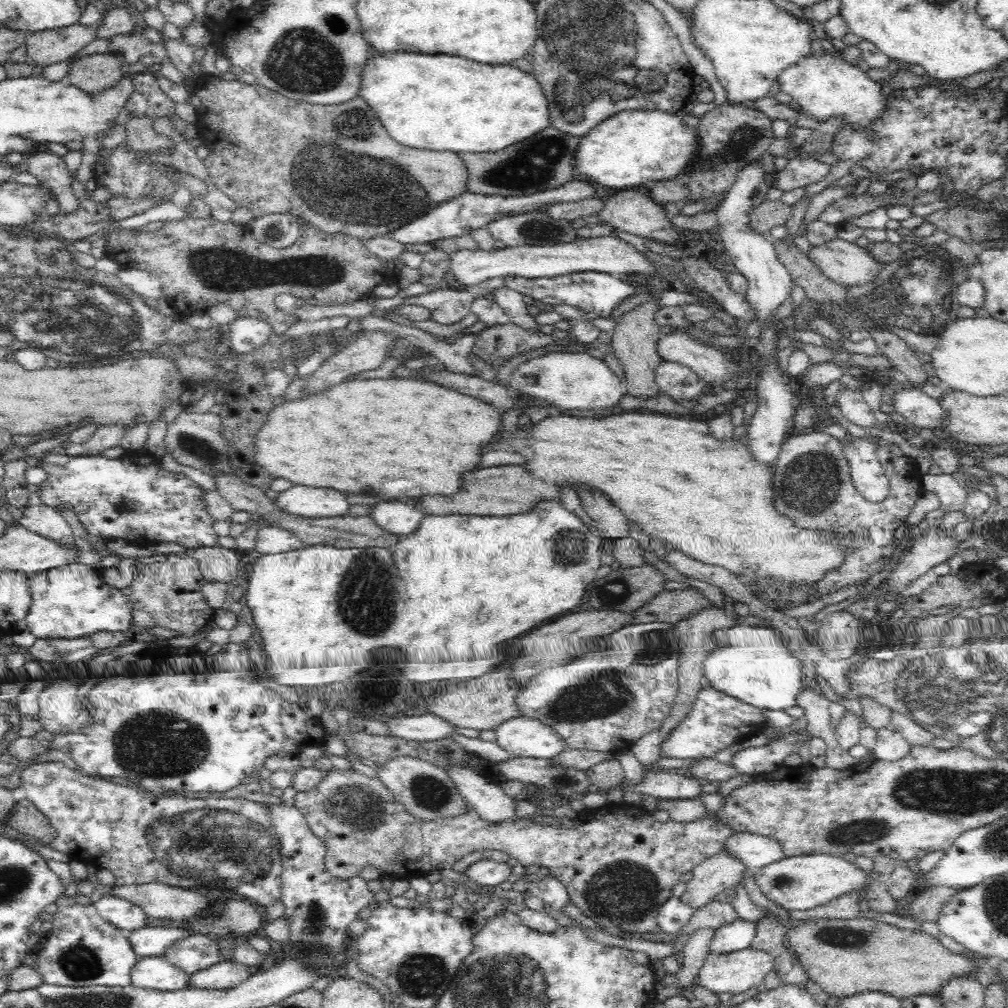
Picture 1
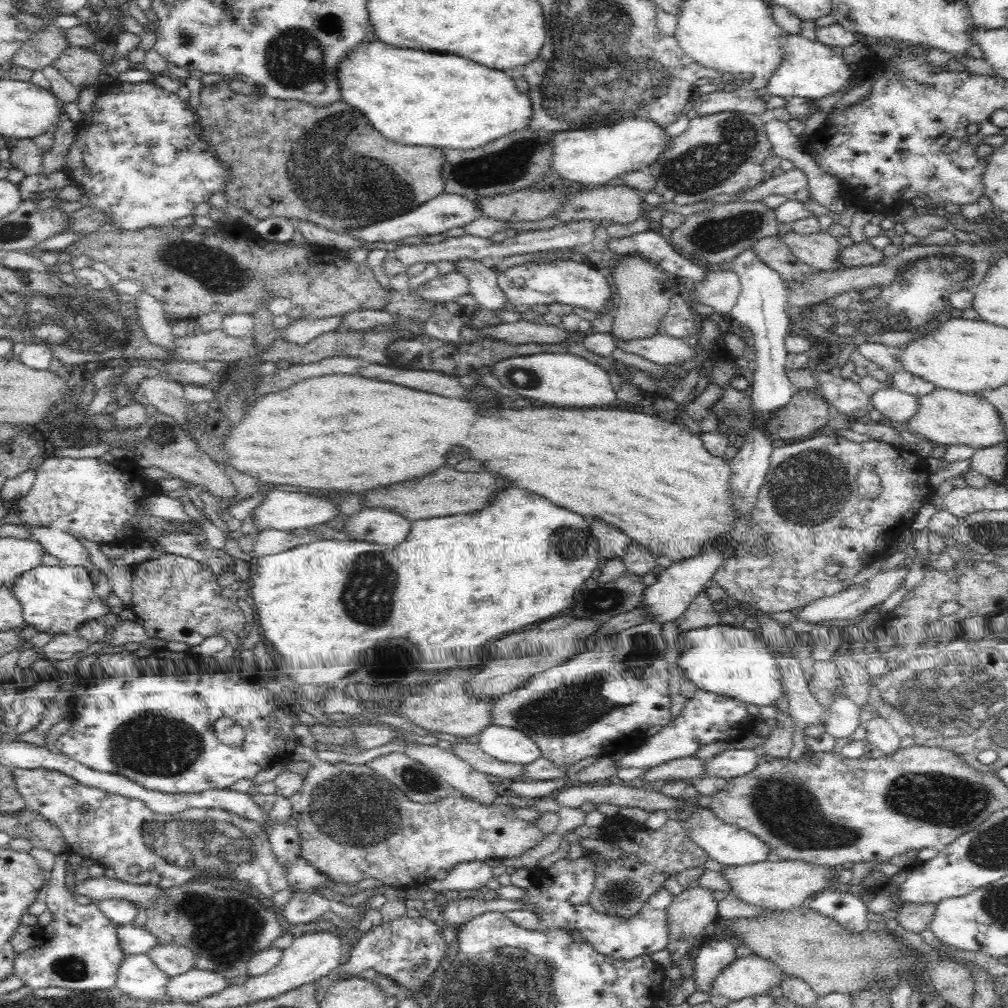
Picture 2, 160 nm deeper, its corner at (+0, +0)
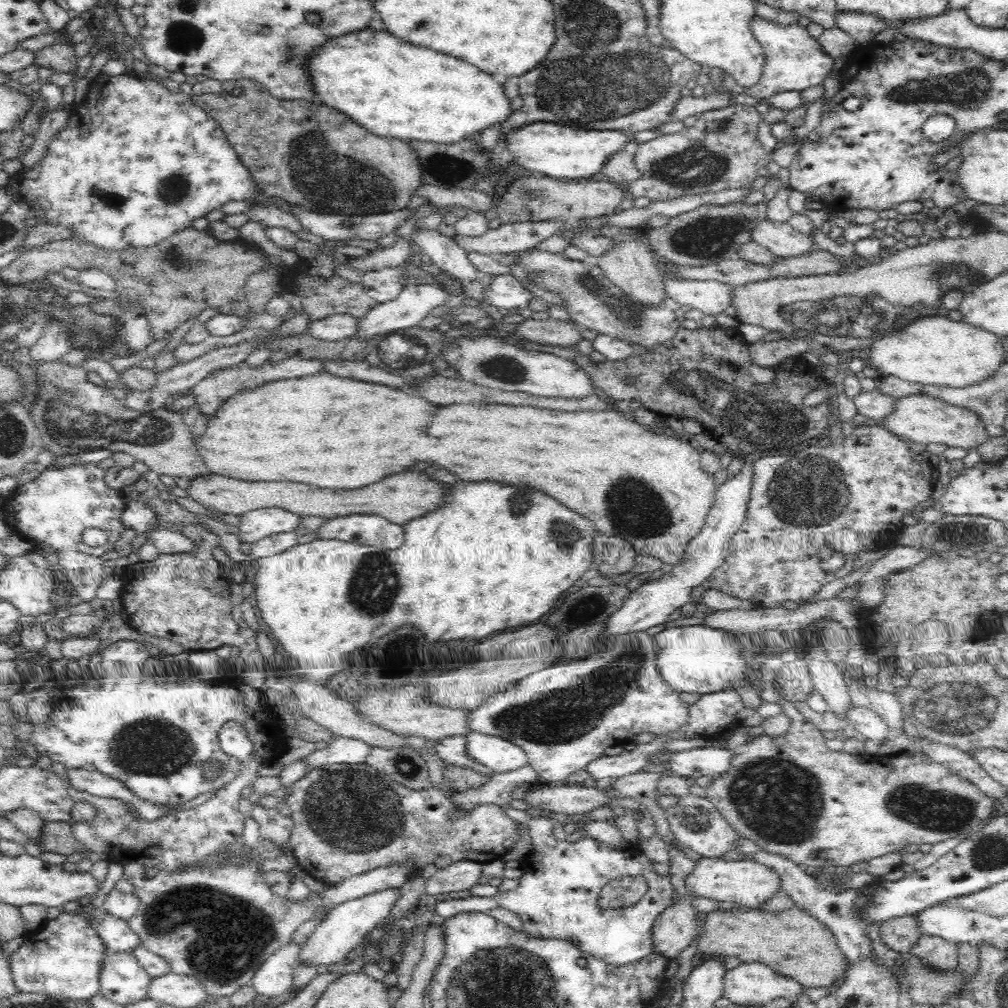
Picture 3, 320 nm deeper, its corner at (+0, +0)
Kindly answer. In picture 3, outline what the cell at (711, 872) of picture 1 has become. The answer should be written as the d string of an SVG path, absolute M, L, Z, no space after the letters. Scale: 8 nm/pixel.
M688 901L666 908L654 920L652 935L652 953L671 959L678 959L680 952L698 936L700 924L696 921L697 911Z

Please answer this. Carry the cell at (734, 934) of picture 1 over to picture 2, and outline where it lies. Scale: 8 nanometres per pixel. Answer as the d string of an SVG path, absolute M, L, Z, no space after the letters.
M716 939L703 942L694 966L694 988L696 992L708 993L715 996L712 981L726 966L730 966L735 960L734 948L738 944L730 939Z

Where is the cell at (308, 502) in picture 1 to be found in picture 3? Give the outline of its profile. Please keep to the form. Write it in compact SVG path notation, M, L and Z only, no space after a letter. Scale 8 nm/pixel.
M280 508L254 509L240 515L238 537L242 544L251 545L261 538L293 531L300 524L300 517Z

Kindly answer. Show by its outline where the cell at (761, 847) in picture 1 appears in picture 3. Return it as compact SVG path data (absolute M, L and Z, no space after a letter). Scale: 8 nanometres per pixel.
M688 794L678 798L678 801L665 810L668 829L675 840L681 845L696 852L700 858L720 859L726 852L735 850L739 835L727 824L722 813L707 797Z

